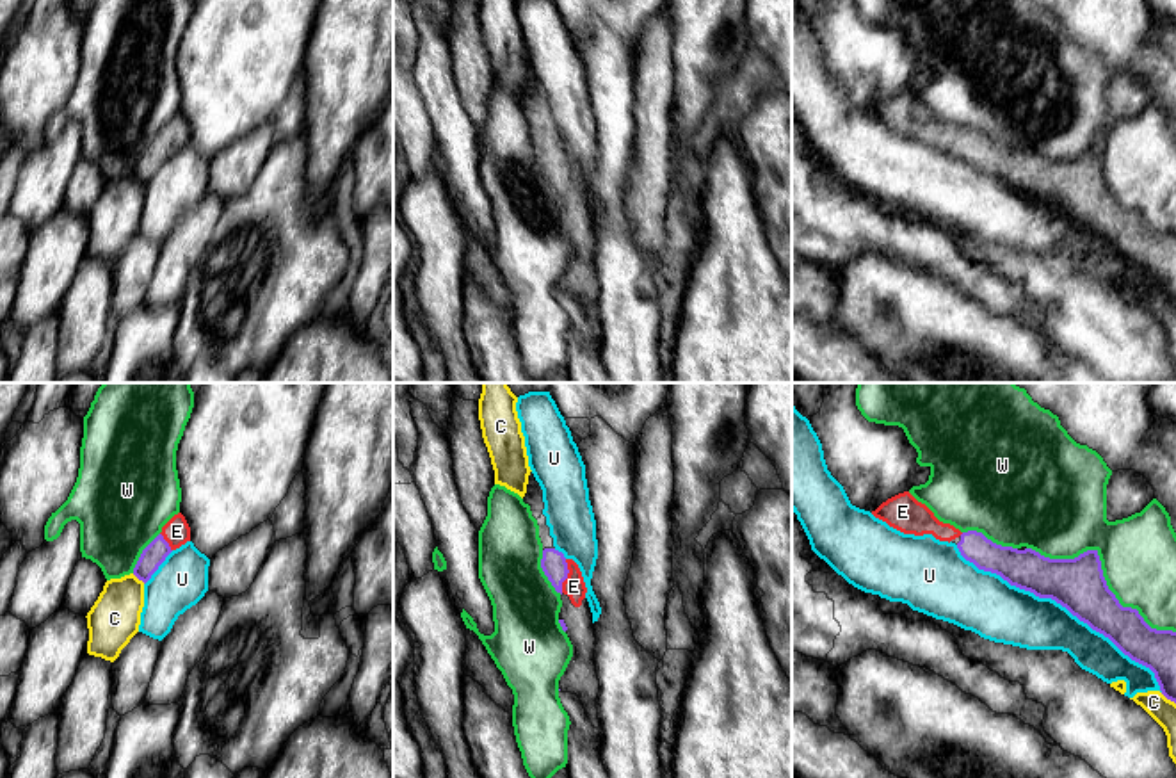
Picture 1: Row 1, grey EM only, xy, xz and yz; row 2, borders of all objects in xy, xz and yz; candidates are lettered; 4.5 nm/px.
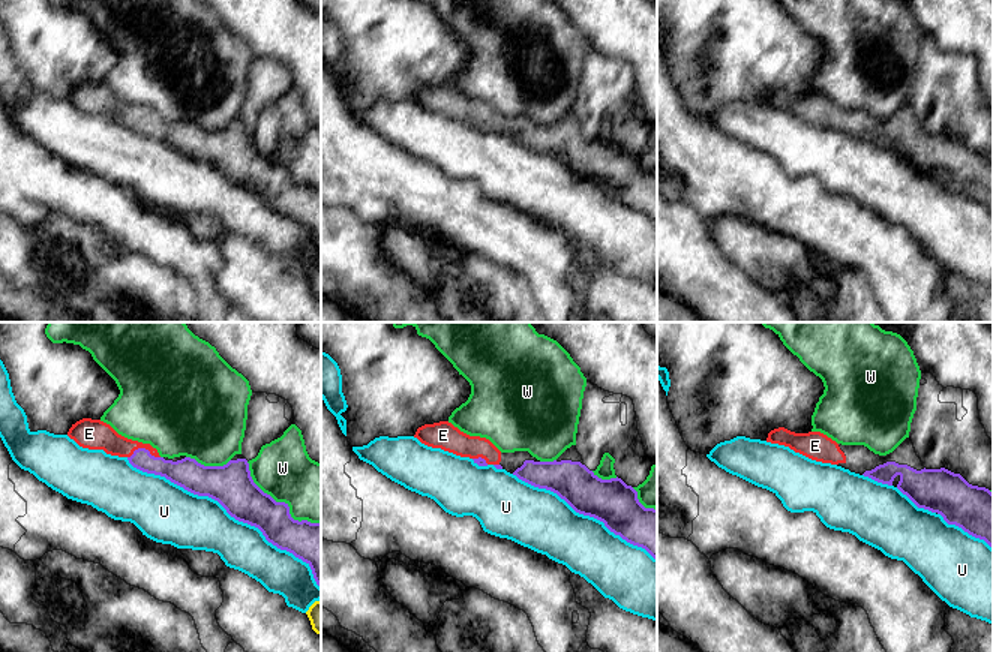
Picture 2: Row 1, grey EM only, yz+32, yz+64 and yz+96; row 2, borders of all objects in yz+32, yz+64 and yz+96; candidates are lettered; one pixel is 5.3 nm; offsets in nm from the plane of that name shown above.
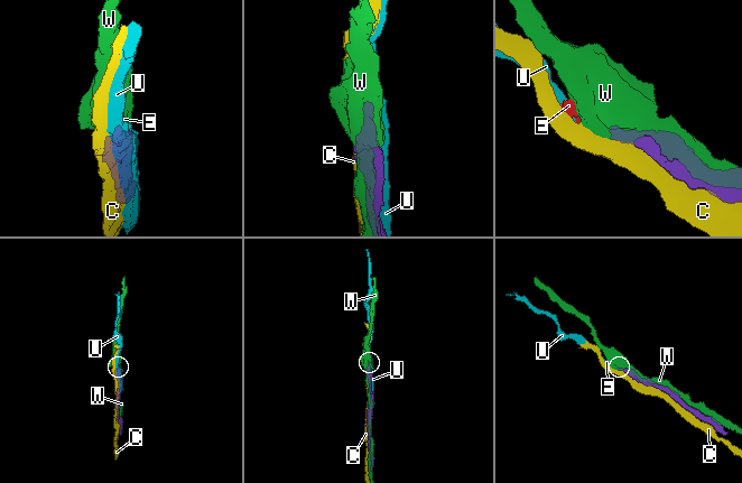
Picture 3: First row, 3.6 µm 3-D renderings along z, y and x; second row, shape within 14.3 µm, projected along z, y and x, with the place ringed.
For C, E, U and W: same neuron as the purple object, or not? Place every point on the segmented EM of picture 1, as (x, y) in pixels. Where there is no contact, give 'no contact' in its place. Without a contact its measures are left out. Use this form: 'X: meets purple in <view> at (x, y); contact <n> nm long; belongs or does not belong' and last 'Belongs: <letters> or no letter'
C: meets purple in xy at (139, 579); contact 80 nm long; does not belong
E: meets purple in xz at (566, 575); contact 150 nm long; belongs
U: meets purple in yz at (1063, 606); contact 1150 nm long; does not belong
W: meets purple in yz at (1102, 572); contact 800 nm long; does not belong
Belongs: E

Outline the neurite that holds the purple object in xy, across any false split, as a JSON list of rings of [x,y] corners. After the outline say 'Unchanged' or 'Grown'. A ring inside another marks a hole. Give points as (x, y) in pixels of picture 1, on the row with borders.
[[[181,513],[174,515],[164,527],[162,532],[142,550],[133,575],[144,584],[165,561],[165,557],[190,541],[190,527]]]. Grown

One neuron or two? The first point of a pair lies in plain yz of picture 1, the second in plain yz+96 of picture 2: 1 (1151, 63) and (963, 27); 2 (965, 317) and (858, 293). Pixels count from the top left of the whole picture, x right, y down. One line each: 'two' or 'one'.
1: one
2: one

